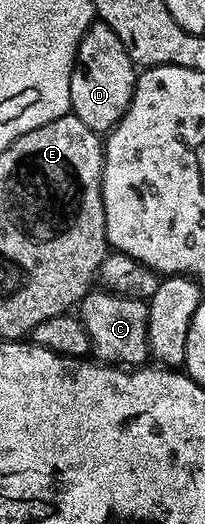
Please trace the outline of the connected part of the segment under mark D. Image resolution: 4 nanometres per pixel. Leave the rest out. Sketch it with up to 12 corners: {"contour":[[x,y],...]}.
{"contour":[[93,20],[70,75],[70,111],[98,135],[116,128],[137,66]]}

